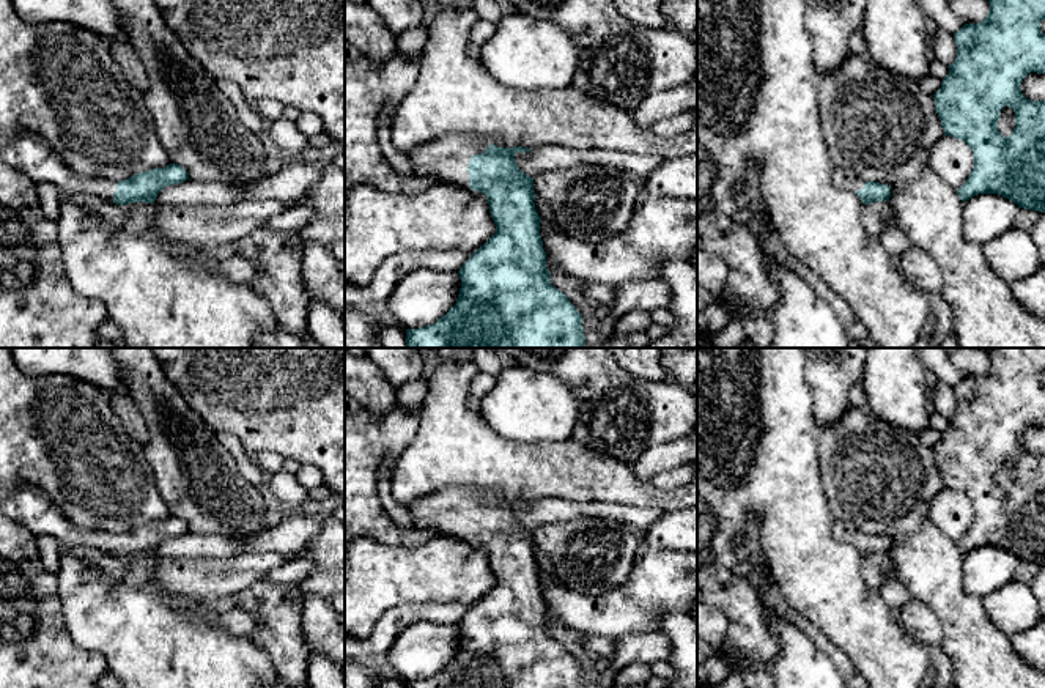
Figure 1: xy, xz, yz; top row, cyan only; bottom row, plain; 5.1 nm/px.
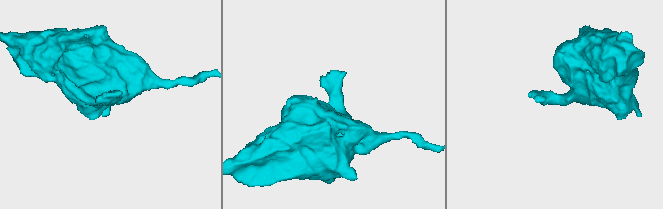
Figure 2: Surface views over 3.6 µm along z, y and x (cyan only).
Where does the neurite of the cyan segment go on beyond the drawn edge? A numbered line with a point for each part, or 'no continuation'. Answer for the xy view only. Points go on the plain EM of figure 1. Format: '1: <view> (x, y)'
1: xy (30, 507)

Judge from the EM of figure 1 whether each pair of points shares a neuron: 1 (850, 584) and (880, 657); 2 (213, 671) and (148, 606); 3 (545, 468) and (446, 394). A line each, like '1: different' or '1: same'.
1: same
2: same
3: same

